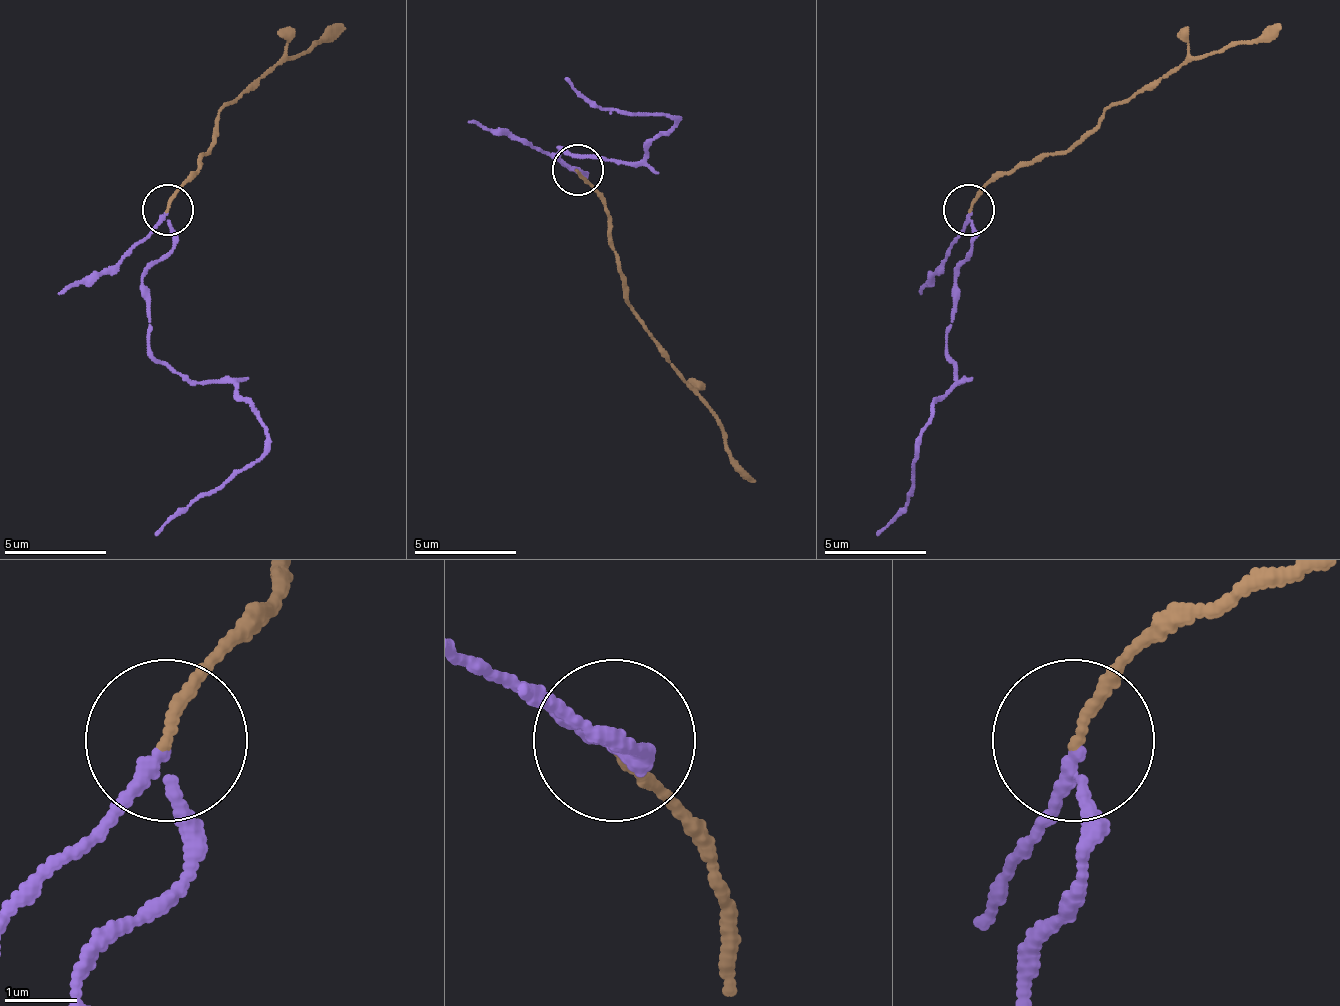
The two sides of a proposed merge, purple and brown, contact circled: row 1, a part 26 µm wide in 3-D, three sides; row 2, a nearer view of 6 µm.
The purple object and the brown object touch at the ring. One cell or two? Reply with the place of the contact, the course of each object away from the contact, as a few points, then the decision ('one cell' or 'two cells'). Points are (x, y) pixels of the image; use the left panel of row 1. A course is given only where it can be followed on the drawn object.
at (167, 209); purple runs (168, 211), (173, 246), (143, 277), (148, 348), (199, 384), (224, 384), (250, 409), (265, 445), (153, 537); brown runs (168, 211), (209, 150), (214, 119), (280, 63), (347, 27); two cells

